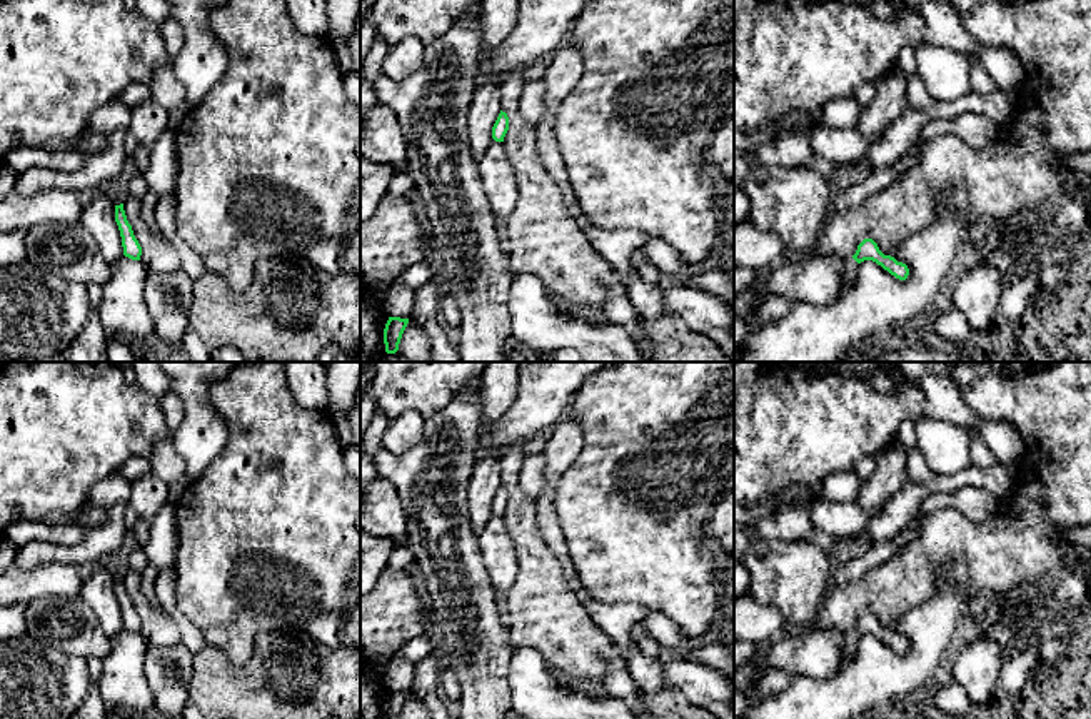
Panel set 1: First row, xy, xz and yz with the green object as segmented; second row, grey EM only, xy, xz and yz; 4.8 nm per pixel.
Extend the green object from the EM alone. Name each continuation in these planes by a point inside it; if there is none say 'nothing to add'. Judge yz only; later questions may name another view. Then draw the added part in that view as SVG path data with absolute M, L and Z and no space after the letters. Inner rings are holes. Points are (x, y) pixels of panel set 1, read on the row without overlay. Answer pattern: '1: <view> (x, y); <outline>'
1: yz (848, 649); M851 631L846 634L846 639L841 646L841 662L851 662L856 656L859 637Z

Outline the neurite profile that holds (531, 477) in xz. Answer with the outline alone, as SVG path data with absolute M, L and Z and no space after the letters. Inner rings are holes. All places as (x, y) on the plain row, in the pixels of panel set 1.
M542 454L527 455L522 462L519 484L529 495L535 497L544 489L546 459Z

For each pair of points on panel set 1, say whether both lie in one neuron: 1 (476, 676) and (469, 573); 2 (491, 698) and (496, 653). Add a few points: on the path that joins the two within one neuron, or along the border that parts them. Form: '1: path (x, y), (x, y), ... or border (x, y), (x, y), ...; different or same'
1: path (476, 651), (472, 609), (477, 604), (472, 598); same
2: path (491, 686), (491, 664); same

